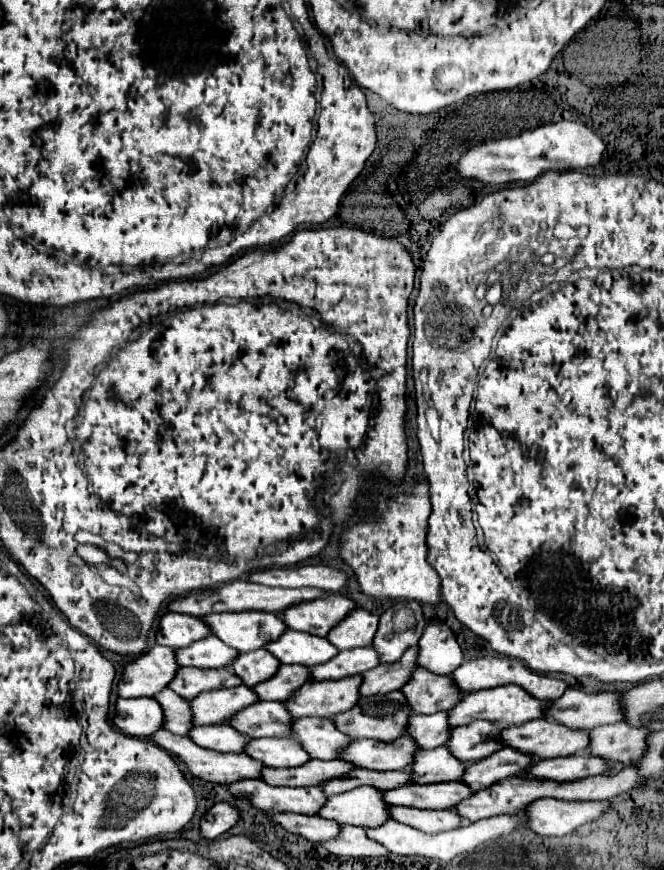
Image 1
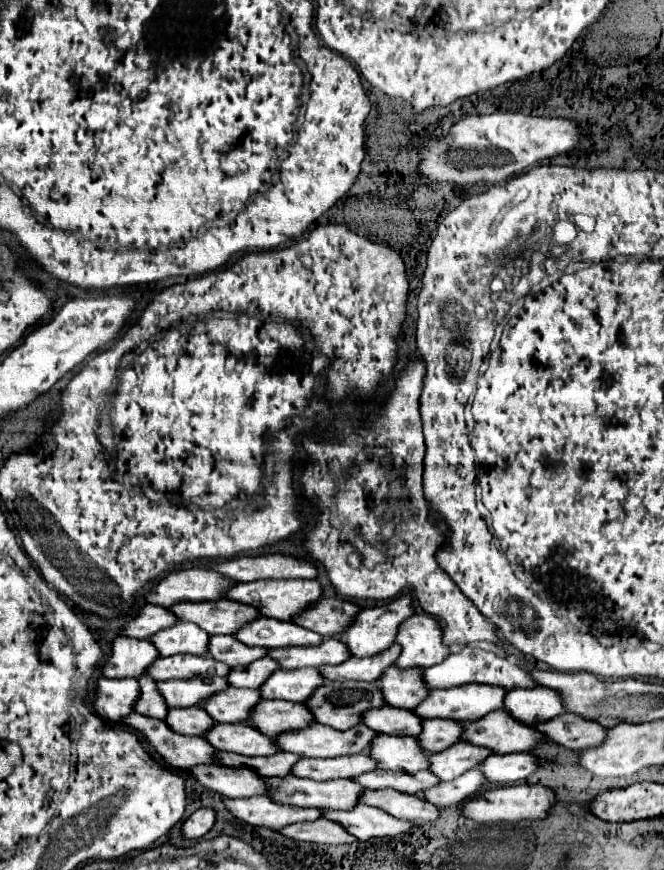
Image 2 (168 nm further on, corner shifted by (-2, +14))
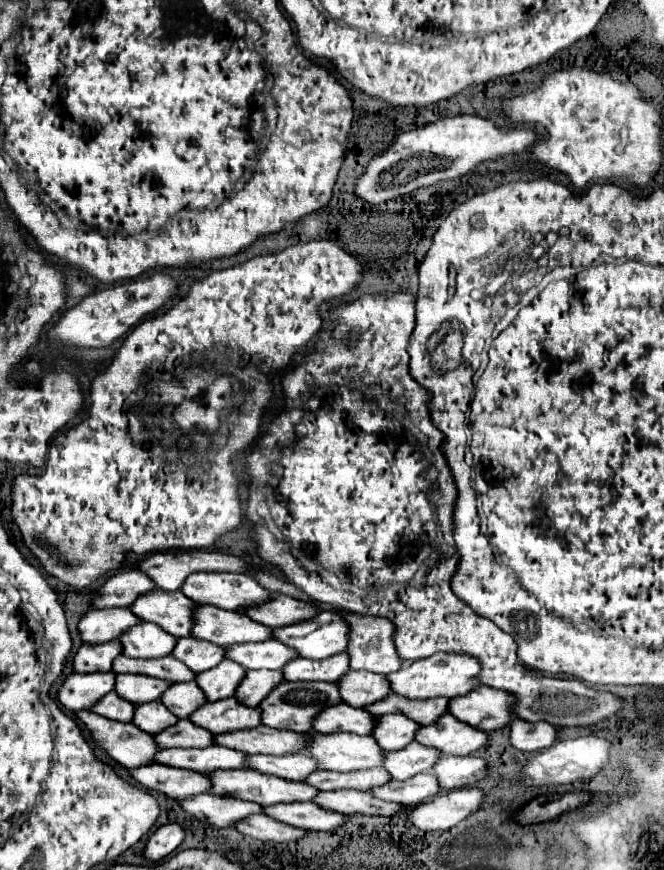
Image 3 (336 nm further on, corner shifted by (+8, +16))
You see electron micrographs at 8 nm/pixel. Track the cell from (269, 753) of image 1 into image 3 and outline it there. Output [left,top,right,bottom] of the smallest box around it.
[156,720,214,748]

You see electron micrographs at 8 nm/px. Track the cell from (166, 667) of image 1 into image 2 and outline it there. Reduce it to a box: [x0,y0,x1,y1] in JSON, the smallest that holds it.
[102,638,158,678]

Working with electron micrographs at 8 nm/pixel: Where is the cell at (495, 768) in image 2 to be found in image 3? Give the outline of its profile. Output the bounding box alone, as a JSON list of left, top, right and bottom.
[434,756,486,790]

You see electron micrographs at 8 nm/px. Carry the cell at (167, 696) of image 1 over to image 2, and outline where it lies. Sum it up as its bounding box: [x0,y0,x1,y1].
[134,676,168,720]

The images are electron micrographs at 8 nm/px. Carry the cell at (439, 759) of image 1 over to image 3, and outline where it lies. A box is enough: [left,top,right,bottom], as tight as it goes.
[306,734,384,772]

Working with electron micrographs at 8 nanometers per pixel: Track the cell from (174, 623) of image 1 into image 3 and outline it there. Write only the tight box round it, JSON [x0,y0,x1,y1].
[78,608,138,644]

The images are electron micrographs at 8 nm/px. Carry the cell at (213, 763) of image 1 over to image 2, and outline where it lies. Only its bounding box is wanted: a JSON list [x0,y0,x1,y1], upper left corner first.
[120,714,214,770]

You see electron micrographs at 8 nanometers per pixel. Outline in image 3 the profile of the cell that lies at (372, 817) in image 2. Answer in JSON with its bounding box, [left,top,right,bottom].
[266,802,350,832]

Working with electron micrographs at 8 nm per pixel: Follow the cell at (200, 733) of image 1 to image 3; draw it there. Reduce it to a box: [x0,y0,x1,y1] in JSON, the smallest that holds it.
[132,702,178,734]

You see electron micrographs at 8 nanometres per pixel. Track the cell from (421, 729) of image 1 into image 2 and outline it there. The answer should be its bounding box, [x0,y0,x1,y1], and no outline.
[362,706,422,736]

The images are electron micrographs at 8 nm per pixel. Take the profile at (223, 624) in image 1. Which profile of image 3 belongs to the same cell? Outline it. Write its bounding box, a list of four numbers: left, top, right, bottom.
[132,590,194,638]

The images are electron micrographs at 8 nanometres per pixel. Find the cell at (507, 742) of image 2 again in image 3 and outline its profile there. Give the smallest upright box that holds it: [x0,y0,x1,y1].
[416,714,490,756]

